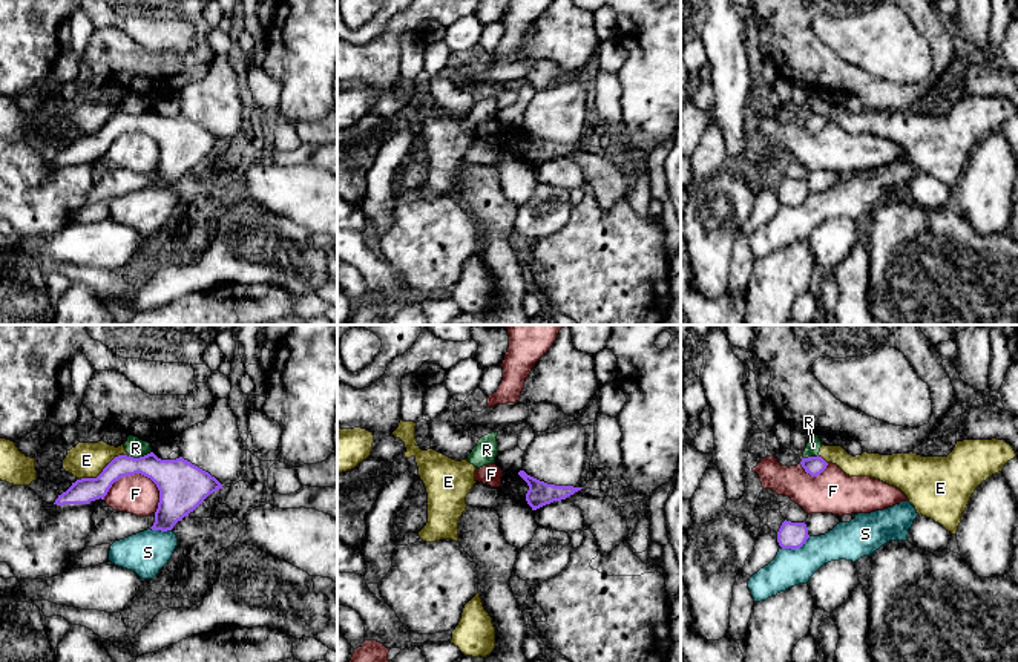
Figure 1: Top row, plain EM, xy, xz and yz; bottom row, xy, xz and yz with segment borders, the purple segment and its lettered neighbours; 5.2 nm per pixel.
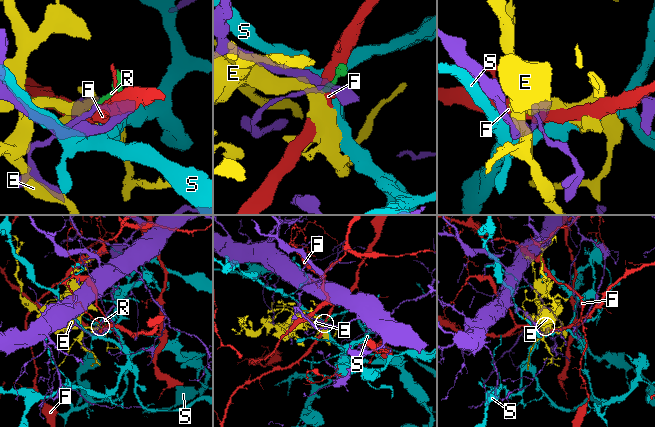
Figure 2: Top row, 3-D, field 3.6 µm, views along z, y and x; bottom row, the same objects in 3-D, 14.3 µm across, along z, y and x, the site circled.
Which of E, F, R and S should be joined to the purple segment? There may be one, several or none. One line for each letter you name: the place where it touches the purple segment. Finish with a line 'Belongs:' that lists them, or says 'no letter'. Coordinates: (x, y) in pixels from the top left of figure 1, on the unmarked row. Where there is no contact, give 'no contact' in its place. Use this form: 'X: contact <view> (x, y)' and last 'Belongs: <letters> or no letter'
Belongs: no letter

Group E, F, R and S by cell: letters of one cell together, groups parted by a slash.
E R / F / S

